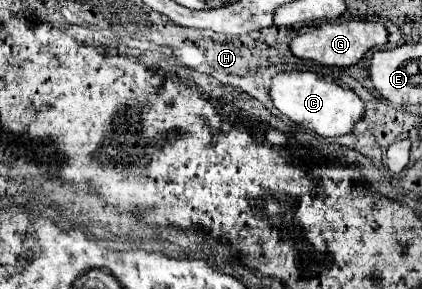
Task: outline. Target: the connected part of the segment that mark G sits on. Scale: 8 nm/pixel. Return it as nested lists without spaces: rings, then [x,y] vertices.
[[[351,20],[341,24],[325,22],[319,26],[309,26],[299,30],[299,34],[291,40],[291,52],[301,60],[311,60],[323,66],[351,66],[357,64],[367,50],[383,46],[385,42],[387,42],[387,30],[383,24],[363,22],[363,20]]]

